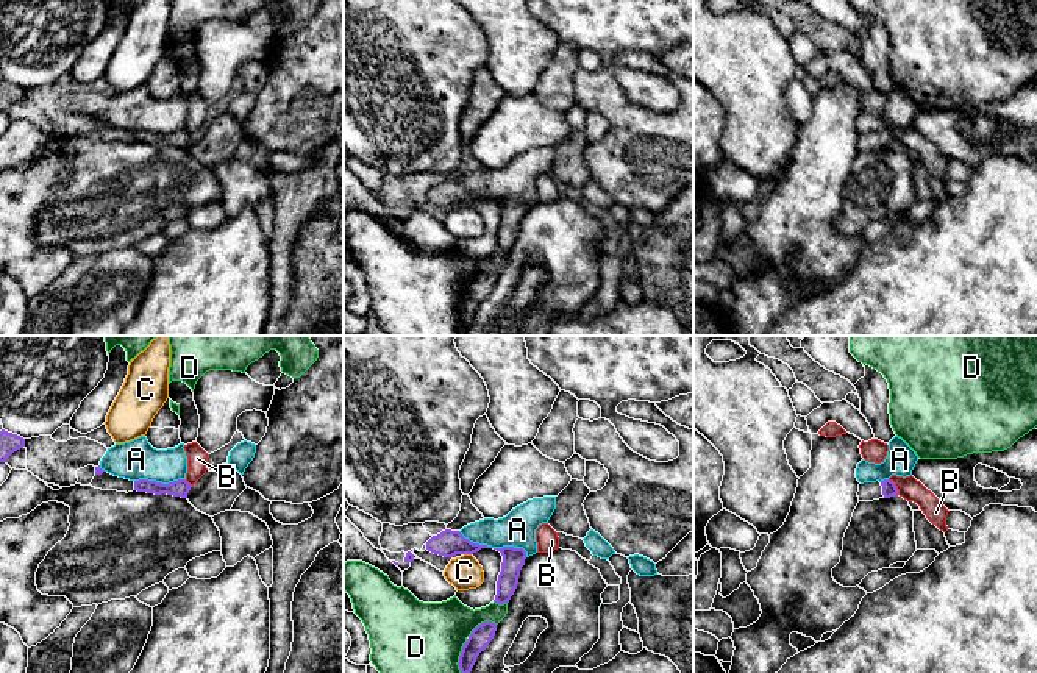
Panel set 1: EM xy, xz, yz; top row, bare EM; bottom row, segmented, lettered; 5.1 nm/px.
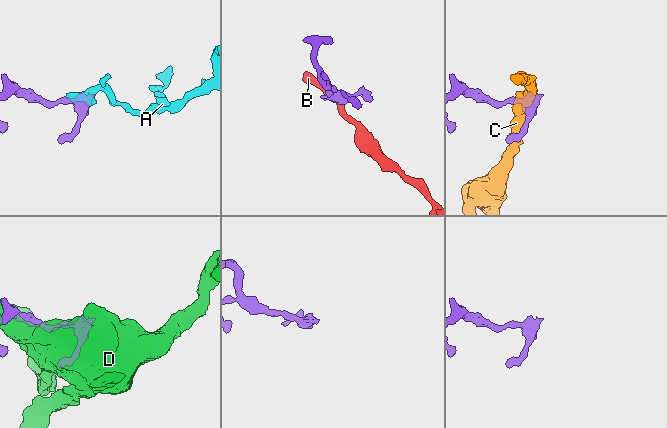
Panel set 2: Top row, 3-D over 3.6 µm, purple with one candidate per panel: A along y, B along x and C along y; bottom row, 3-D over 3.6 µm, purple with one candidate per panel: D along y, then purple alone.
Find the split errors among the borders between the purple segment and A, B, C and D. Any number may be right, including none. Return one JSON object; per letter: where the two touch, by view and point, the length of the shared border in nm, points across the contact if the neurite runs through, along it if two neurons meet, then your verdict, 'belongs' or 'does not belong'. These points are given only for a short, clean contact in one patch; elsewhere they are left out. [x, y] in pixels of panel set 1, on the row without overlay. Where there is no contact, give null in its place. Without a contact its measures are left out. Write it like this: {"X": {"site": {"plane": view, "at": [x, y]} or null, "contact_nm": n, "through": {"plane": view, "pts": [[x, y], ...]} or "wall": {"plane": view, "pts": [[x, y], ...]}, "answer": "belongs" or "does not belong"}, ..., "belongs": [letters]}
{"A": {"site": {"plane": "xz", "at": [494, 199]}, "contact_nm": 380, "wall": {"plane": "xz", "pts": [[458, 181], [473, 192], [492, 197], [520, 197], [527, 206]]}, "answer": "does not belong"}, "B": {"site": {"plane": "yz", "at": [895, 136]}, "contact_nm": 100, "wall": {"plane": "yz", "pts": [[889, 128], [898, 144]]}, "answer": "does not belong"}, "C": {"site": {"plane": "xz", "at": [467, 203]}, "contact_nm": 40, "answer": "does not belong"}, "D": {"site": {"plane": "xz", "at": [459, 308]}, "contact_nm": 190, "answer": "does not belong"}, "belongs": []}

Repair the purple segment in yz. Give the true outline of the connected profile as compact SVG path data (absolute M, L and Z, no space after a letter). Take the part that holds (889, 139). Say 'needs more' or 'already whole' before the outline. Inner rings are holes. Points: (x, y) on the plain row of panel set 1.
needs more | M884 130L876 133L864 133L859 134L859 151L873 151L879 148L890 148L898 145L898 139L893 131Z

